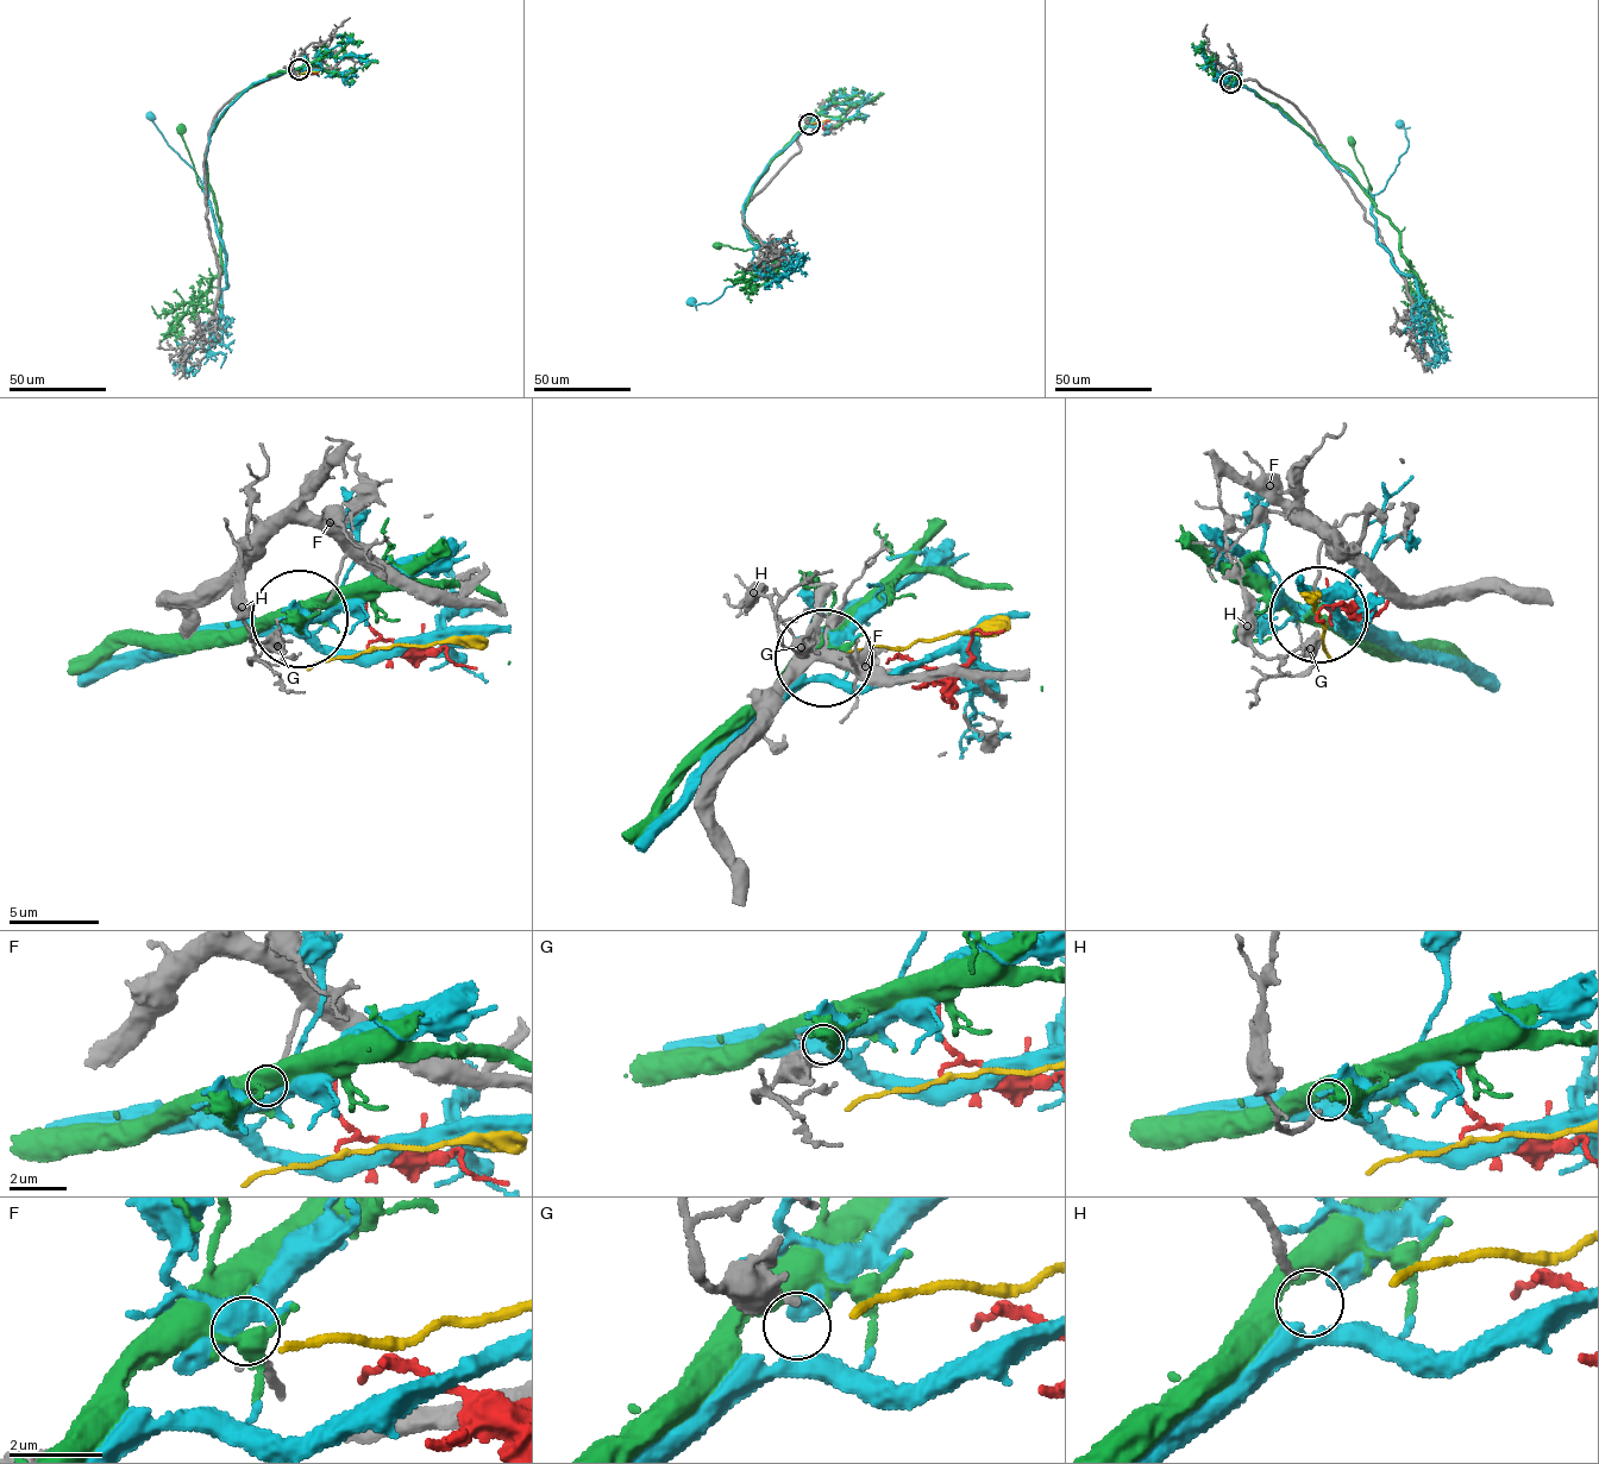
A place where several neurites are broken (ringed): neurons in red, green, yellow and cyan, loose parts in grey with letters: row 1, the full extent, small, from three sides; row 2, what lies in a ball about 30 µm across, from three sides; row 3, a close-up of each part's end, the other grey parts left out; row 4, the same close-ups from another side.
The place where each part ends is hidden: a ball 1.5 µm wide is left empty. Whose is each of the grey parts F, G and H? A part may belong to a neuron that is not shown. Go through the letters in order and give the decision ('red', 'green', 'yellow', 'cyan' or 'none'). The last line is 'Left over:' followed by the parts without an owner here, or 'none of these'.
F: none
G: none
H: none
Left over: F, G, H

